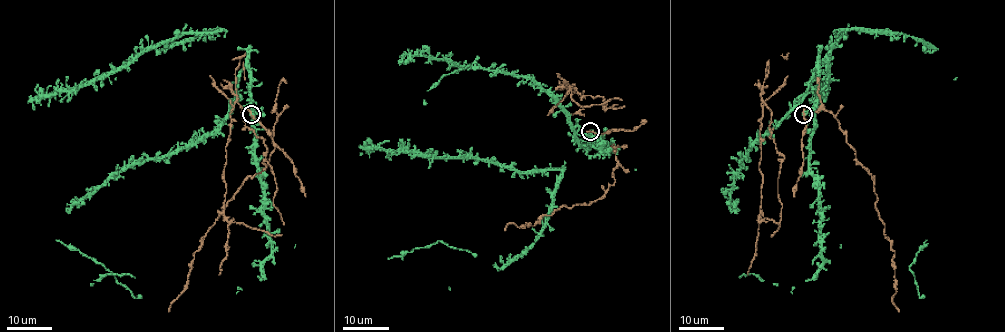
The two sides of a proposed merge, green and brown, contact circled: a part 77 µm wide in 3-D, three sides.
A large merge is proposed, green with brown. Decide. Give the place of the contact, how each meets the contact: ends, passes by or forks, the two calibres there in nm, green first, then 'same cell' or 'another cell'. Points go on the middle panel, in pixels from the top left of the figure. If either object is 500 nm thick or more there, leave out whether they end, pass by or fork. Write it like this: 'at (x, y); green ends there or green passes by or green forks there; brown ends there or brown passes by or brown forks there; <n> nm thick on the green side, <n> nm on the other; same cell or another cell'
at (590, 131); 650 nm thick on the green side, 240 nm on the other; another cell

